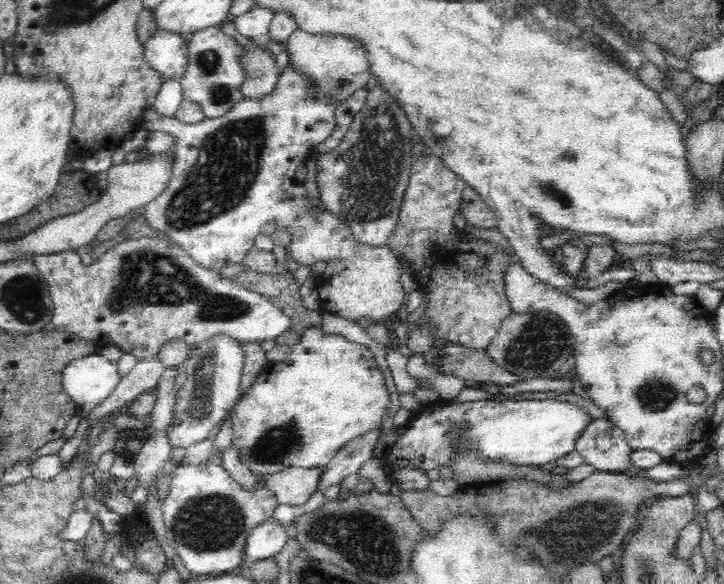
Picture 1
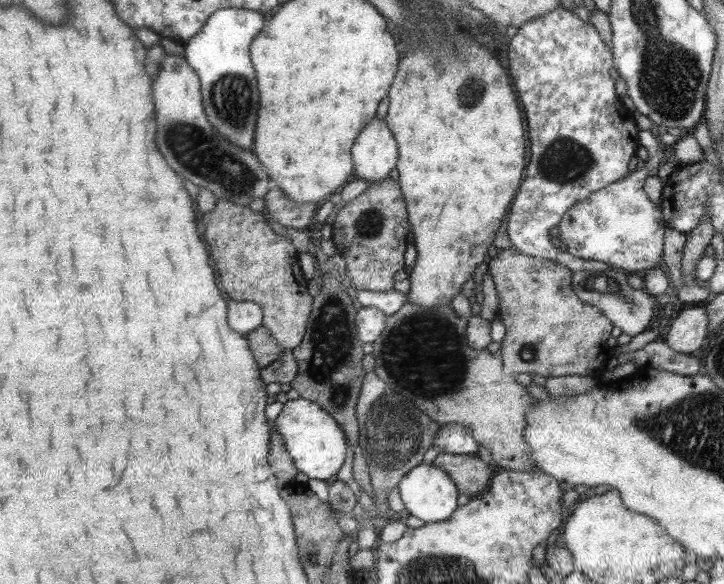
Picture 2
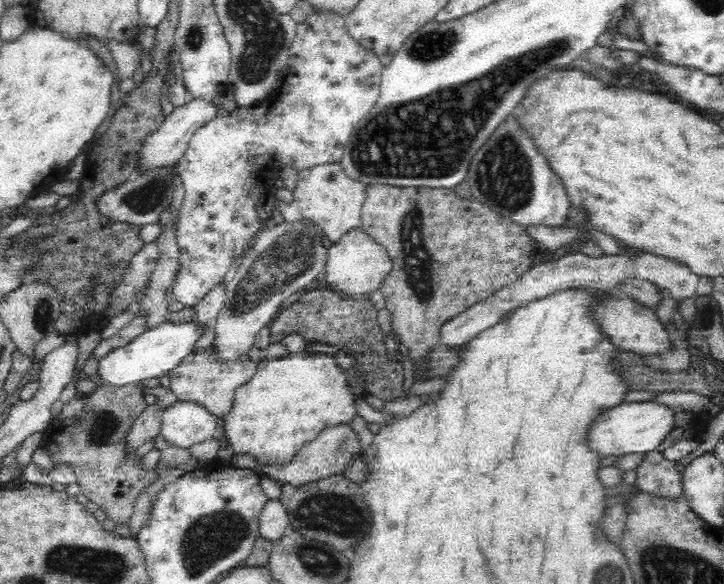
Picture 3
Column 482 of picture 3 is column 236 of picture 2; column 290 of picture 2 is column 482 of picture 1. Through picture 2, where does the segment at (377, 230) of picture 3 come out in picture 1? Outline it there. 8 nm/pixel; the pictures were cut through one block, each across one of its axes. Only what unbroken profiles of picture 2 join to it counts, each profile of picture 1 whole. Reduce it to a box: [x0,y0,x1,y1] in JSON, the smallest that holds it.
[385,153,515,350]

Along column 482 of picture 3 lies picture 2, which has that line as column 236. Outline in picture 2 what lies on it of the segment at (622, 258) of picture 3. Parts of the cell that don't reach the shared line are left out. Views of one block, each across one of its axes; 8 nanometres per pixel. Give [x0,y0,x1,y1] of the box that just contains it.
[227,299,263,337]

